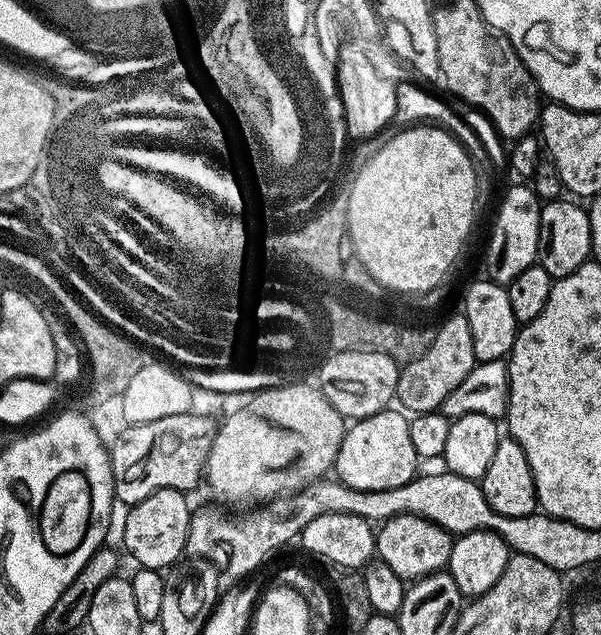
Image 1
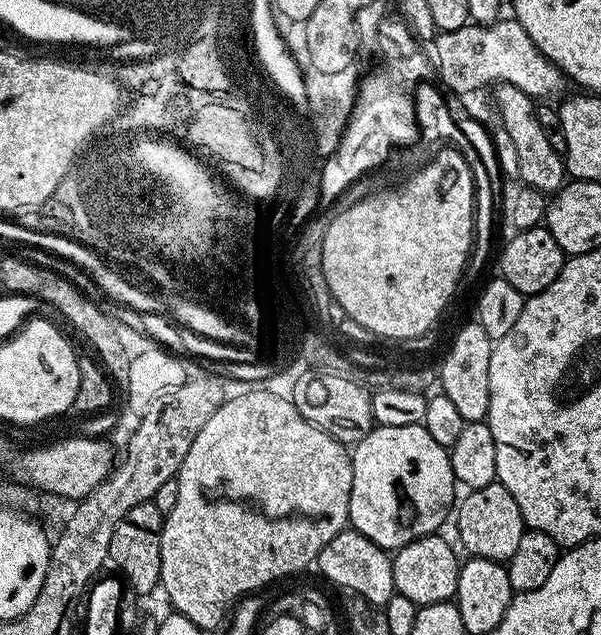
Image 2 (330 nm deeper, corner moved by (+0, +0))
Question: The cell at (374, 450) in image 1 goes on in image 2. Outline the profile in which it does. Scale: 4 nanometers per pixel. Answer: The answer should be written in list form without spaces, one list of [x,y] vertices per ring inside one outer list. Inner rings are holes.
[[[423,423],[410,426],[376,426],[351,449],[352,485],[348,524],[379,548],[395,550],[405,548],[423,536],[441,531],[444,519],[449,516],[457,499],[458,485],[452,475],[452,458],[449,449],[443,448],[424,428]]]

